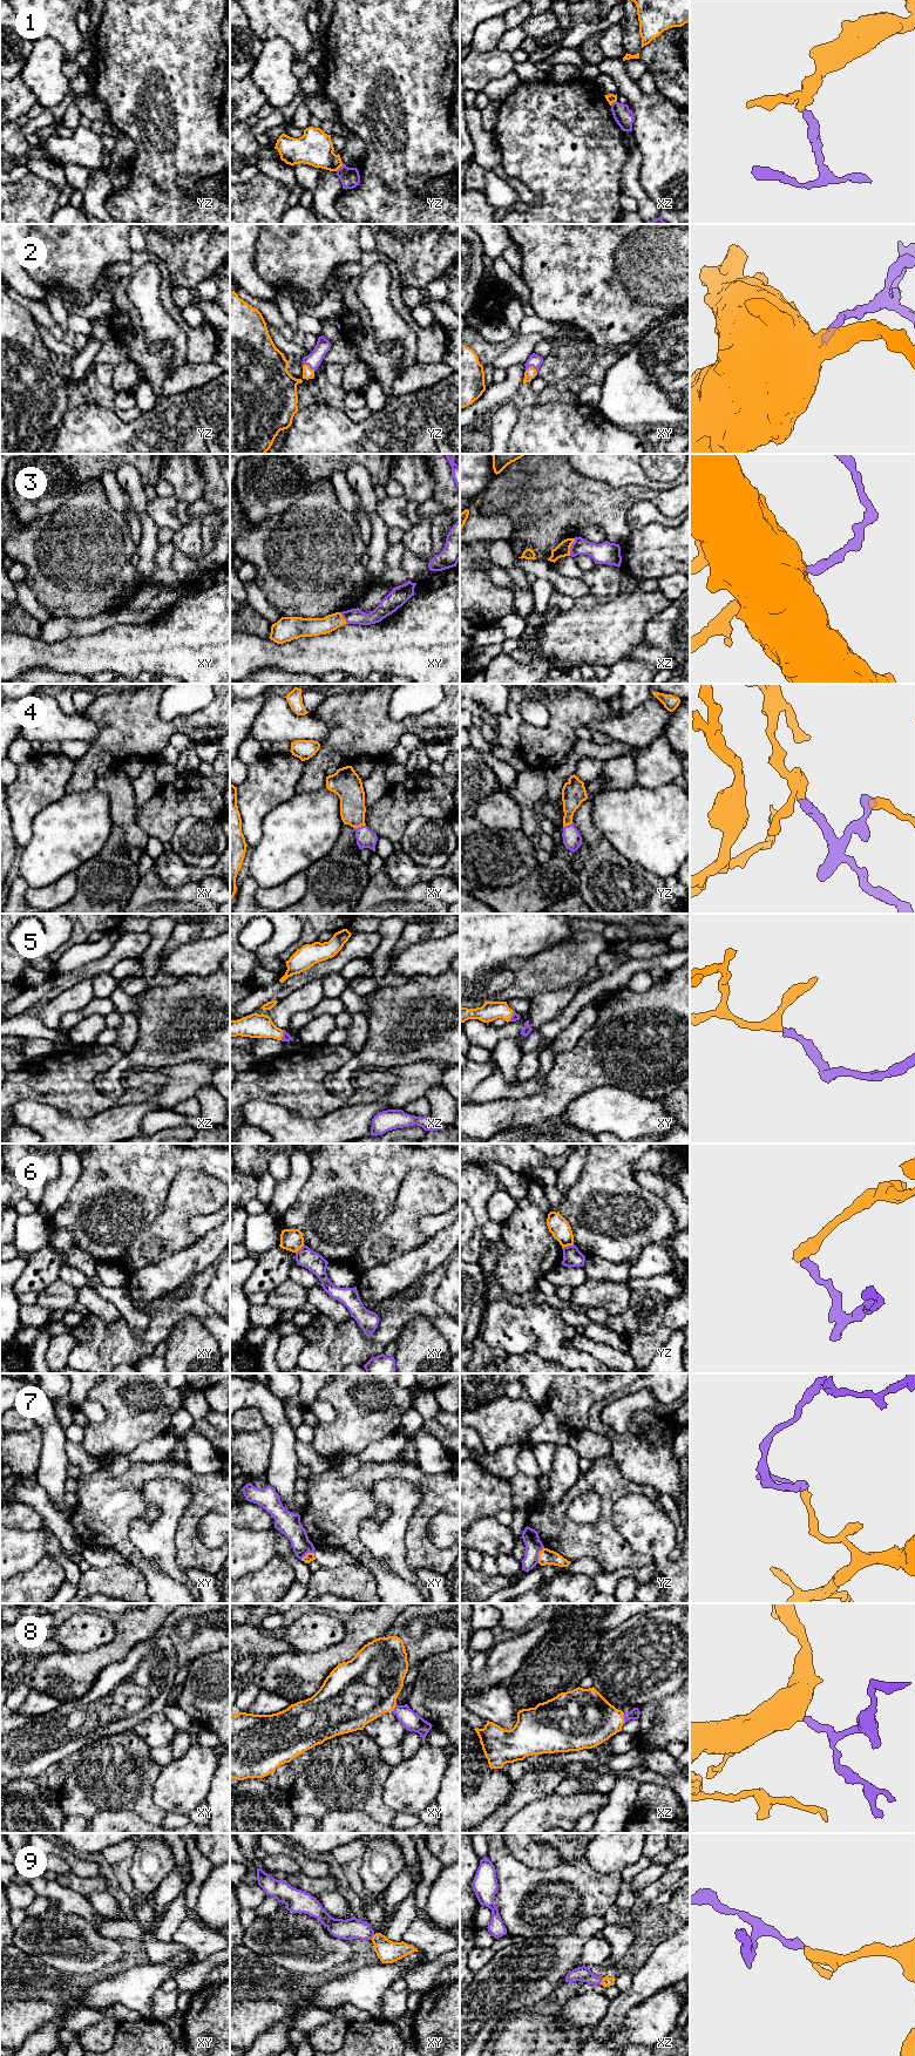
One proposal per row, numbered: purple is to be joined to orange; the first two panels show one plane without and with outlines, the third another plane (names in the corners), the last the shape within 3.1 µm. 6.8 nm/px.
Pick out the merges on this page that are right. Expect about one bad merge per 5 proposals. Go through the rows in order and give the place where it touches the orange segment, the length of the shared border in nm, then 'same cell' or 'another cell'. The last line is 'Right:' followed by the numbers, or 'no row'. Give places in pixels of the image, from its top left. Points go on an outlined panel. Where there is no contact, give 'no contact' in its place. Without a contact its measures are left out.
1: meets orange in yz at (339, 167); contact 70 nm long; another cell
2: meets orange in yz at (309, 366); contact 100 nm long; same cell
3: meets orange in xz at (570, 545); contact 130 nm long; same cell
4: meets orange in xy at (359, 826); contact 90 nm long; same cell
5: meets orange in xz at (282, 1035); contact 80 nm long; same cell
6: meets orange in yz at (567, 1246); contact 90 nm long; another cell
7: meets orange in yz at (539, 1555); contact 120 nm long; another cell
8: meets orange in xz at (623, 1718); contact 60 nm long; same cell
9: meets orange in xz at (602, 1981); contact 50 nm long; same cell
Right: 2, 3, 4, 5, 8, 9

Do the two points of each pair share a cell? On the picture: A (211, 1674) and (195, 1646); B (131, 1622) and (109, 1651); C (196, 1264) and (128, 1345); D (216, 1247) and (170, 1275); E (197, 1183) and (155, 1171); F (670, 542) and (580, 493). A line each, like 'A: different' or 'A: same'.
A: different
B: same
C: different
D: same
E: different
F: different

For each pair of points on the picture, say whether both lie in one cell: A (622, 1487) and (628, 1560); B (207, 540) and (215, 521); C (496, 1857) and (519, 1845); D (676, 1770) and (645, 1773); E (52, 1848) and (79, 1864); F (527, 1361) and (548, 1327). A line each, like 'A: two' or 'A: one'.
A: one
B: one
C: two
D: two
E: one
F: two

